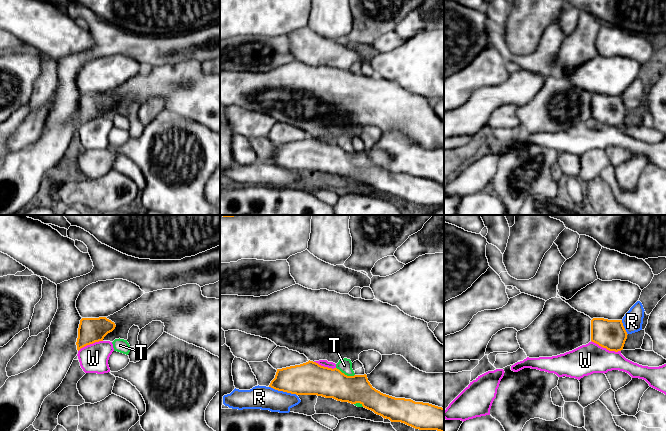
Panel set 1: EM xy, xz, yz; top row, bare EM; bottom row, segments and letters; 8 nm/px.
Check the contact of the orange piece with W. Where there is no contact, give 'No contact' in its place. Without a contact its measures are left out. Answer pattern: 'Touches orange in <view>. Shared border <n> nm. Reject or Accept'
Touches orange in yz. Shared border 260 nm. Reject

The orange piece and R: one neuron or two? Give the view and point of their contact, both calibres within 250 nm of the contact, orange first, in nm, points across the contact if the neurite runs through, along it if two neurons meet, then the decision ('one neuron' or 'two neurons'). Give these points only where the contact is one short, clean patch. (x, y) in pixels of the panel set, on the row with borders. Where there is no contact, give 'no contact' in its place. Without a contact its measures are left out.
xz (283, 391) | 260/190 nm | one neuron

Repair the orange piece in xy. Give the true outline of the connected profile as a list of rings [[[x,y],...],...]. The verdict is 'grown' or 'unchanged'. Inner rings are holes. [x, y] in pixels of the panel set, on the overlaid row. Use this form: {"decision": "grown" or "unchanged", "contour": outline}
{"decision": "unchanged", "contour": [[[106,317],[82,318],[78,328],[77,350],[103,341],[104,337],[115,329],[116,325]]]}

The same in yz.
{"decision": "unchanged", "contour": [[[604,318],[591,320],[591,341],[609,351],[623,350],[627,335],[622,320]]]}

